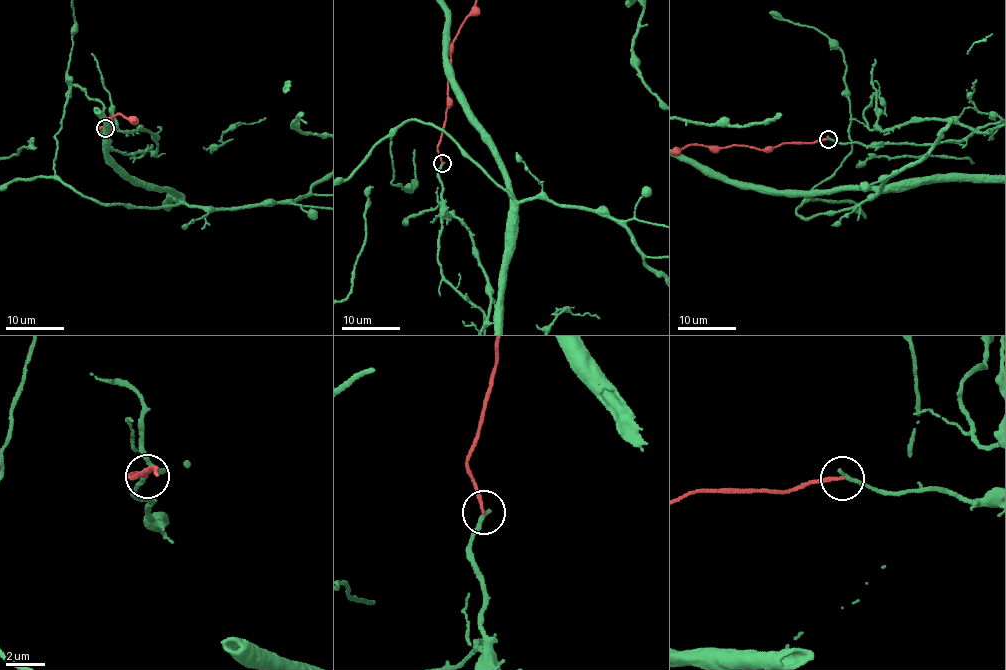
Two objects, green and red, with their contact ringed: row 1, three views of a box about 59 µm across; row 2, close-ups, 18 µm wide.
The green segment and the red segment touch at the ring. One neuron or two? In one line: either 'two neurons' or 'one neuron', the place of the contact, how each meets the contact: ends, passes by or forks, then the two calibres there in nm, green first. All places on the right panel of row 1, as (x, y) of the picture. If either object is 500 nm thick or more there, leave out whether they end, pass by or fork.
two neurons; place (828, 139); green ends; red ends; calibres 200 and 170 nm

